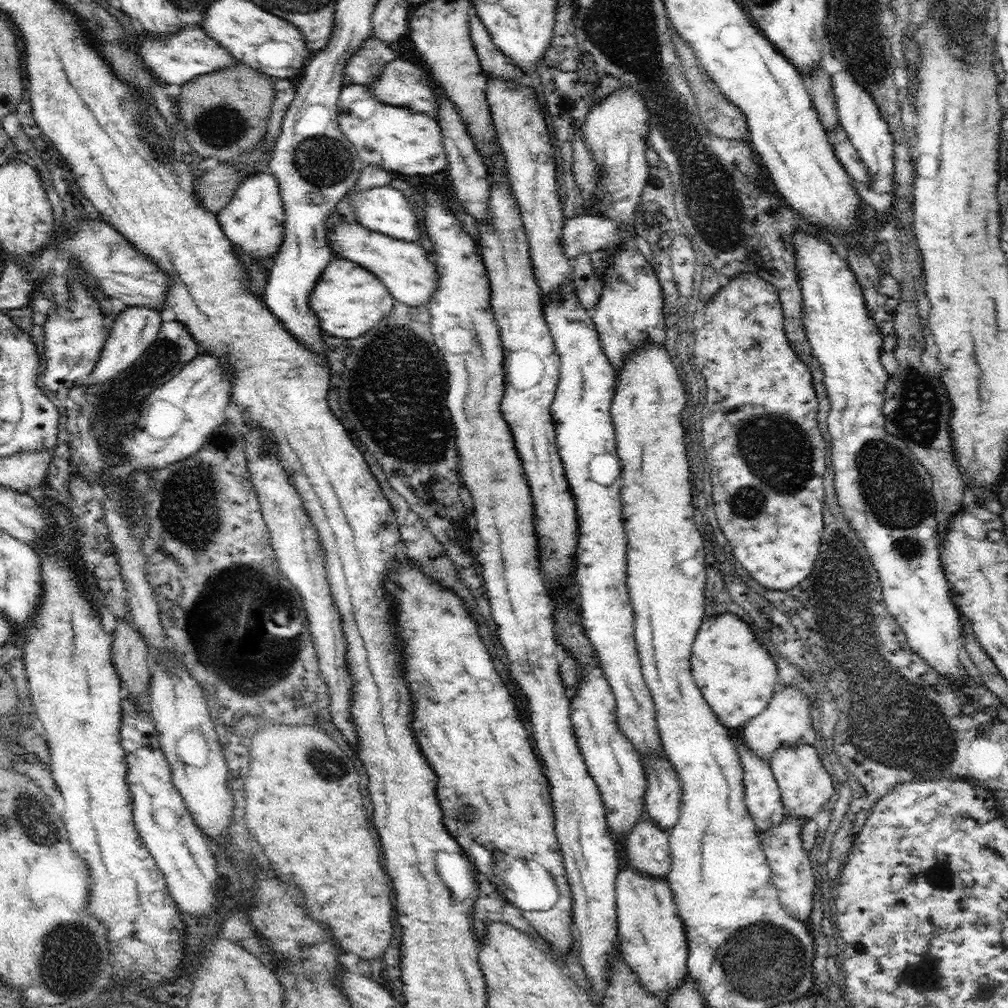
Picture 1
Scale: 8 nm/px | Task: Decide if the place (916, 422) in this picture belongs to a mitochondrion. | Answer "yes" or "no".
yes

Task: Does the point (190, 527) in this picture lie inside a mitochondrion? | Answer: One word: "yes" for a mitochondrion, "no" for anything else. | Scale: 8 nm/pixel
yes

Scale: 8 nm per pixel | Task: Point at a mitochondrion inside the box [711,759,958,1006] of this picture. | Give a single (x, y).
(762, 961)

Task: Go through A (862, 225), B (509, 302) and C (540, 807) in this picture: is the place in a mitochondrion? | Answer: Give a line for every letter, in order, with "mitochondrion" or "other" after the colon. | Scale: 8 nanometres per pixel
A: other
B: other
C: other

